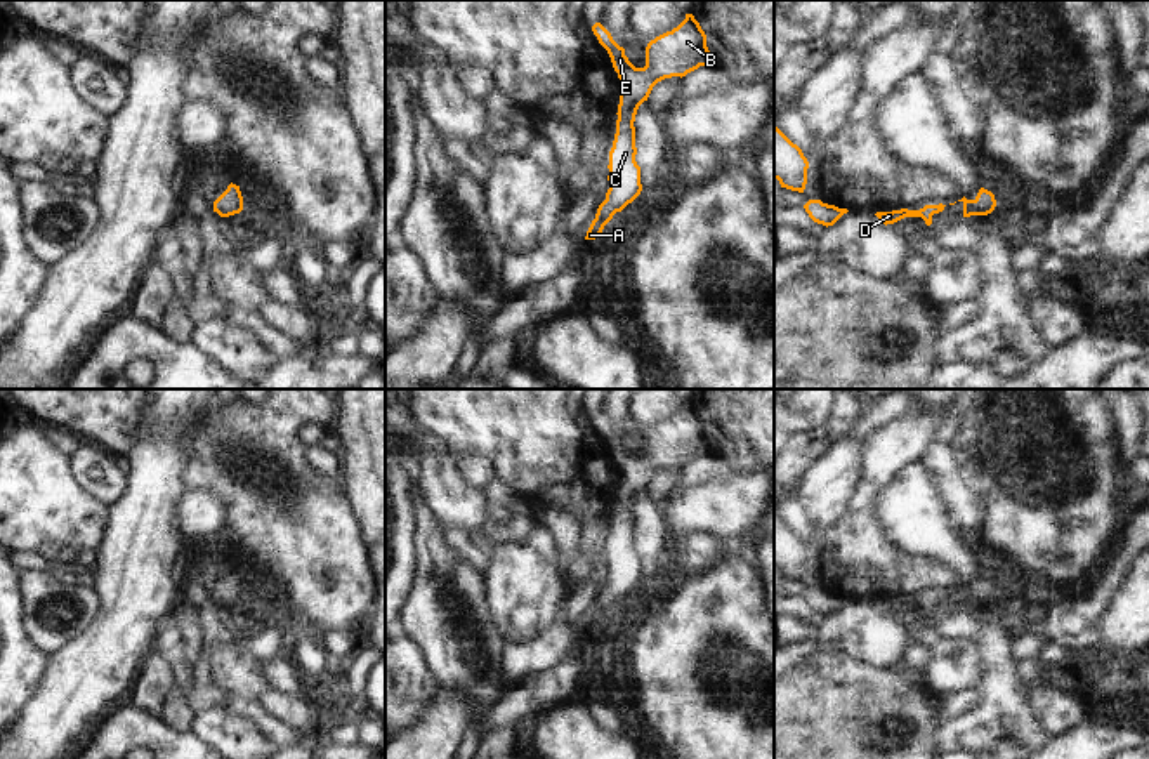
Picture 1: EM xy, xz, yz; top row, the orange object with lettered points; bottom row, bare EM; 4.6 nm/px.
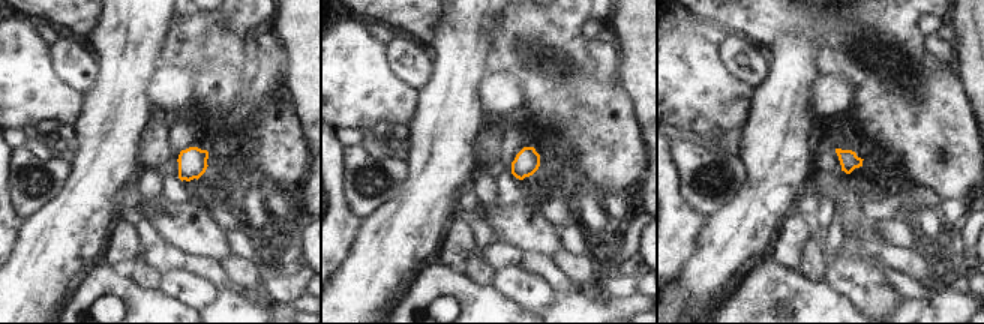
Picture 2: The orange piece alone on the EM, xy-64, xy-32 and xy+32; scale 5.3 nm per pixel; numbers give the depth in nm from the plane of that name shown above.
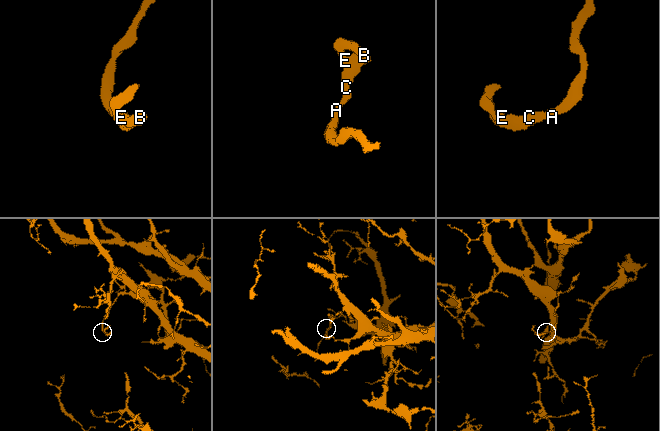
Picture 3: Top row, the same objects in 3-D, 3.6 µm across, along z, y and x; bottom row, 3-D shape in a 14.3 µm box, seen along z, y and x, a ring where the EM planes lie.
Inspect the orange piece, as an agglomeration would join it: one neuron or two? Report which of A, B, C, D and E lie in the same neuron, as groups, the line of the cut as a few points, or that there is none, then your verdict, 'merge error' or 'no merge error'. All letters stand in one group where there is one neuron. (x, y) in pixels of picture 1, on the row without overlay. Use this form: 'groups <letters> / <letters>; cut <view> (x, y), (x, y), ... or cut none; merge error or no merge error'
groups A B C D E; cut none; no merge error

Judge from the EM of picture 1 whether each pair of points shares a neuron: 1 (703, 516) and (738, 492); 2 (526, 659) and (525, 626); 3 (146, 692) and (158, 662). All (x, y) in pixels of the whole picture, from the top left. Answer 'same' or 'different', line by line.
1: same
2: different
3: same

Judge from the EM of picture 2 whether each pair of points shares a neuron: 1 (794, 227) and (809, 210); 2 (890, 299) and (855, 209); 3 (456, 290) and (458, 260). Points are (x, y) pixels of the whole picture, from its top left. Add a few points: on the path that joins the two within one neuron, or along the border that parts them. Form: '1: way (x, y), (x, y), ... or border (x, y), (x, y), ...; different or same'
1: border (798, 212), (810, 218); different
2: way (867, 276), (857, 266), (852, 239), (848, 231); same
3: border (440, 261), (462, 270); different

